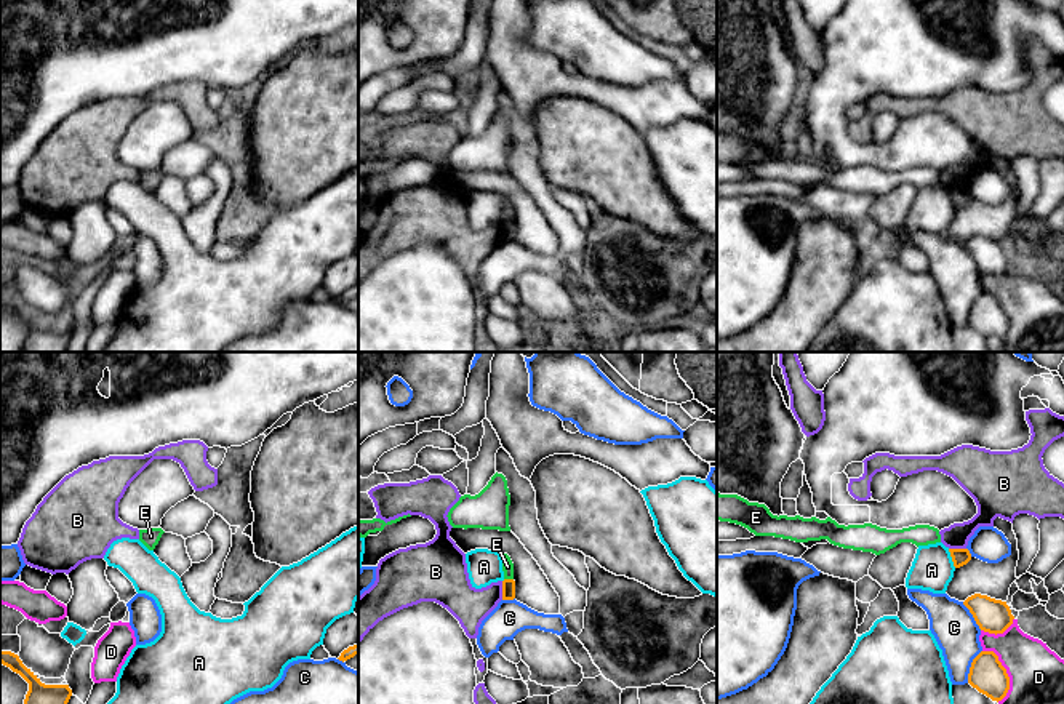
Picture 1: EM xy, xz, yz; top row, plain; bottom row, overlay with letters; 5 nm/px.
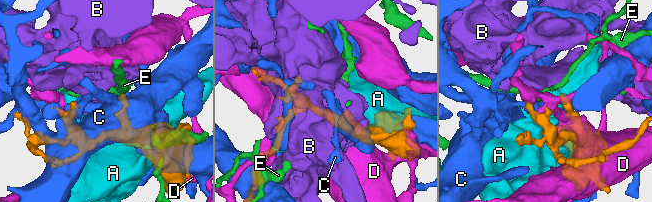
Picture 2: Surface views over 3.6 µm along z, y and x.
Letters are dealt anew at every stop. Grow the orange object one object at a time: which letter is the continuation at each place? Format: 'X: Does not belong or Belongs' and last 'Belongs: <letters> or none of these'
A: Does not belong
B: Does not belong
C: Does not belong
D: Does not belong
E: Does not belong
Belongs: none of these

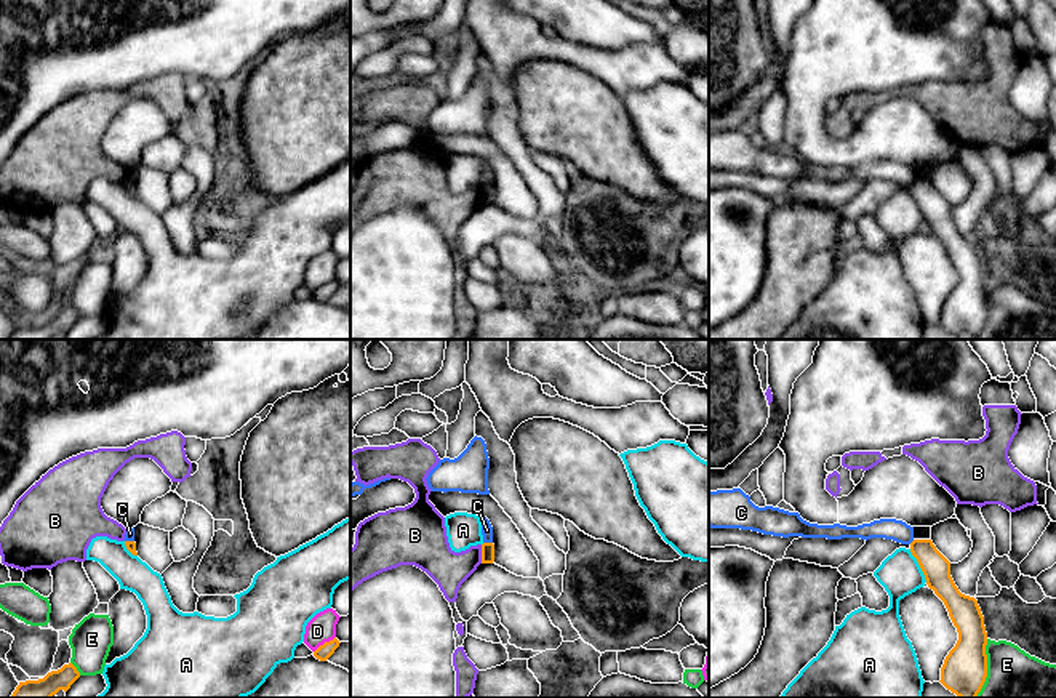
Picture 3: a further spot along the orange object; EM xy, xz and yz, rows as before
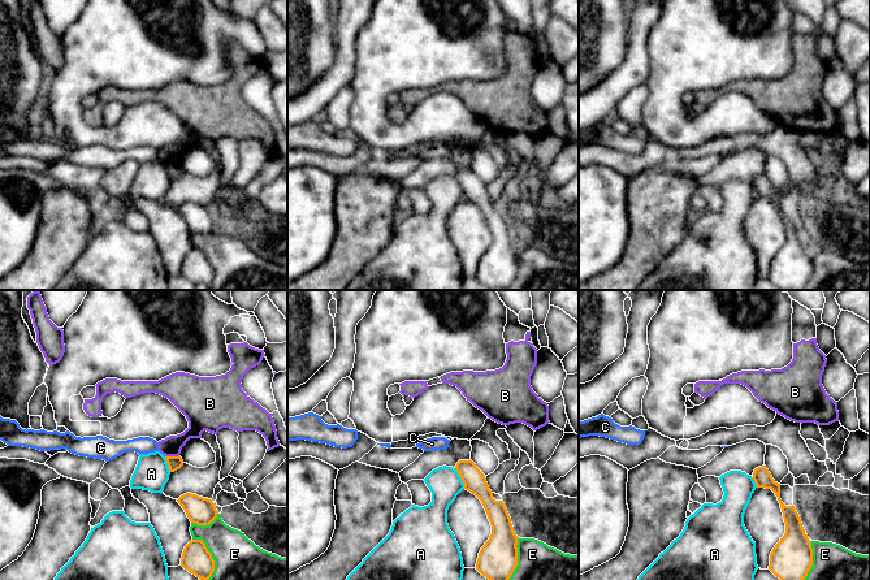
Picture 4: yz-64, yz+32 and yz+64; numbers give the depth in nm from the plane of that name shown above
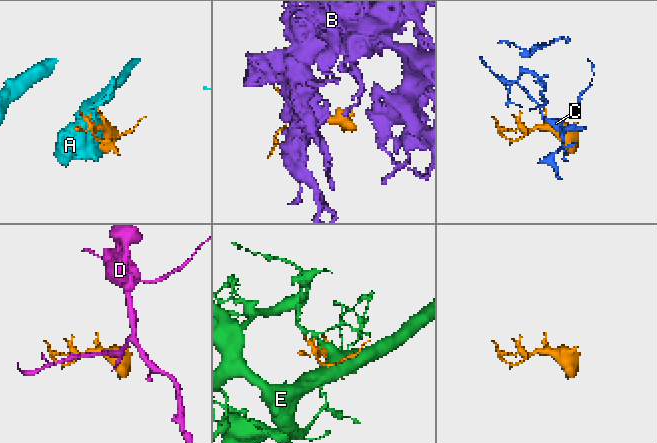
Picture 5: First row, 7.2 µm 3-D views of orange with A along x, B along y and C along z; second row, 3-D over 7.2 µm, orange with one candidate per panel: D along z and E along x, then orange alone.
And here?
A: Does not belong
B: Does not belong
C: Does not belong
D: Does not belong
E: Does not belong
Belongs: none of these

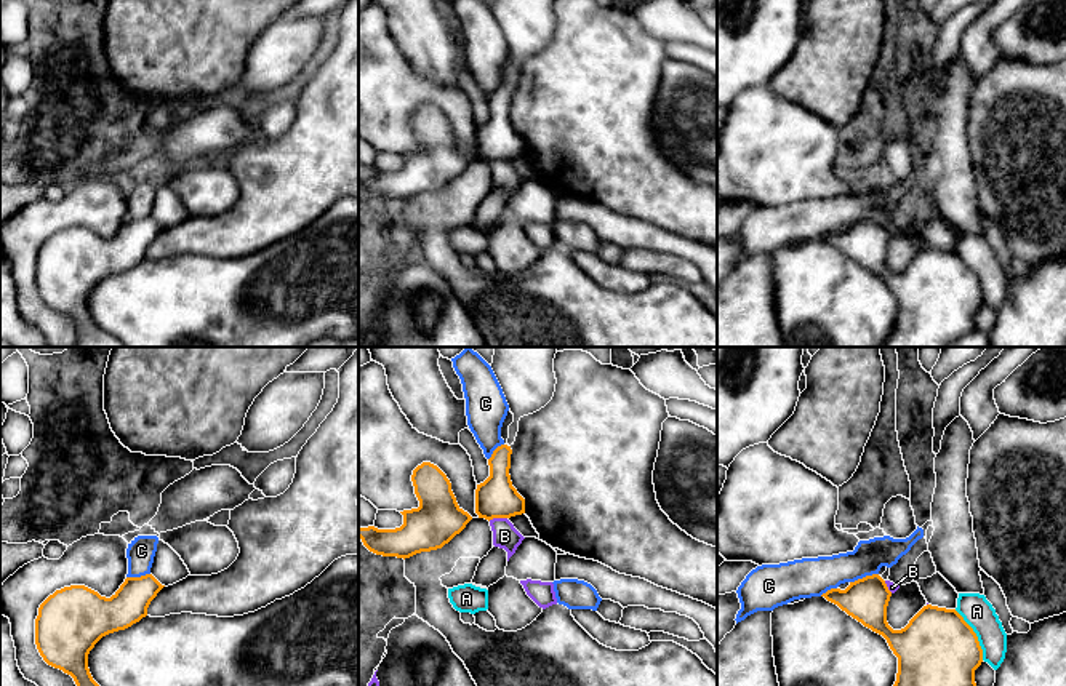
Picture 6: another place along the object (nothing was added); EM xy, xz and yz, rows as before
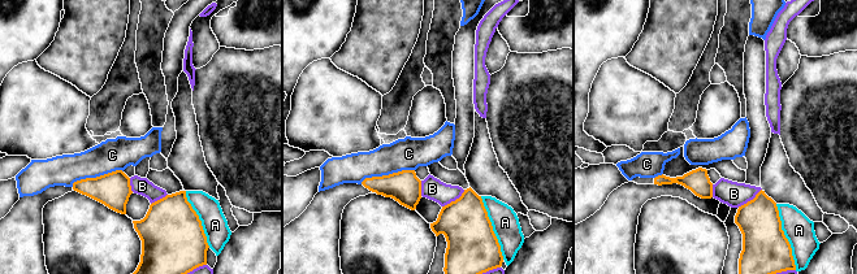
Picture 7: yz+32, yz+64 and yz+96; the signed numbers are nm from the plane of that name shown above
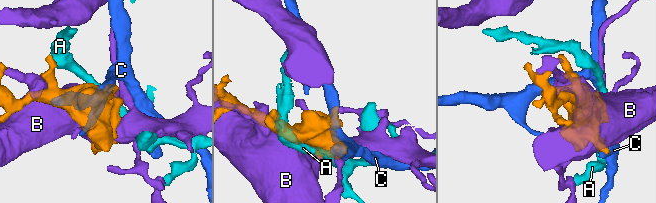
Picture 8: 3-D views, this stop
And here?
A: Does not belong
B: Does not belong
C: Does not belong
Belongs: none of these

